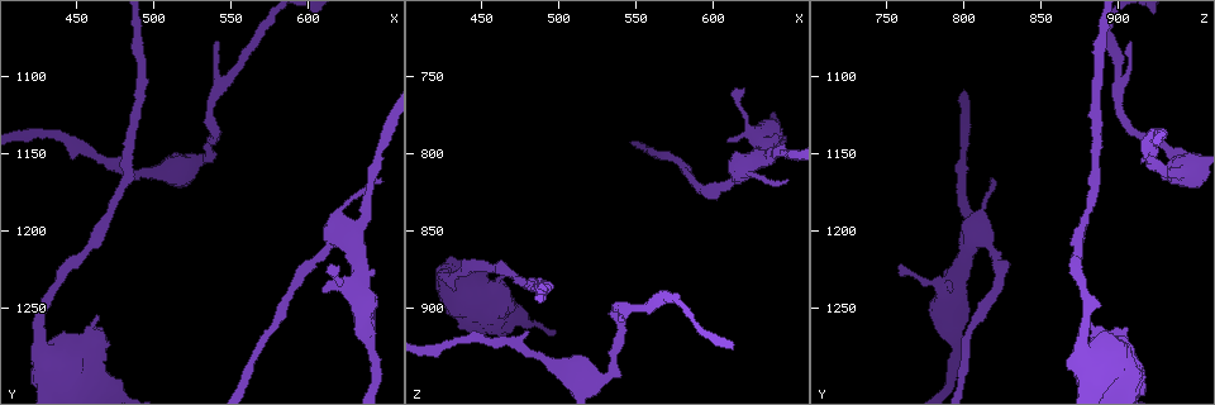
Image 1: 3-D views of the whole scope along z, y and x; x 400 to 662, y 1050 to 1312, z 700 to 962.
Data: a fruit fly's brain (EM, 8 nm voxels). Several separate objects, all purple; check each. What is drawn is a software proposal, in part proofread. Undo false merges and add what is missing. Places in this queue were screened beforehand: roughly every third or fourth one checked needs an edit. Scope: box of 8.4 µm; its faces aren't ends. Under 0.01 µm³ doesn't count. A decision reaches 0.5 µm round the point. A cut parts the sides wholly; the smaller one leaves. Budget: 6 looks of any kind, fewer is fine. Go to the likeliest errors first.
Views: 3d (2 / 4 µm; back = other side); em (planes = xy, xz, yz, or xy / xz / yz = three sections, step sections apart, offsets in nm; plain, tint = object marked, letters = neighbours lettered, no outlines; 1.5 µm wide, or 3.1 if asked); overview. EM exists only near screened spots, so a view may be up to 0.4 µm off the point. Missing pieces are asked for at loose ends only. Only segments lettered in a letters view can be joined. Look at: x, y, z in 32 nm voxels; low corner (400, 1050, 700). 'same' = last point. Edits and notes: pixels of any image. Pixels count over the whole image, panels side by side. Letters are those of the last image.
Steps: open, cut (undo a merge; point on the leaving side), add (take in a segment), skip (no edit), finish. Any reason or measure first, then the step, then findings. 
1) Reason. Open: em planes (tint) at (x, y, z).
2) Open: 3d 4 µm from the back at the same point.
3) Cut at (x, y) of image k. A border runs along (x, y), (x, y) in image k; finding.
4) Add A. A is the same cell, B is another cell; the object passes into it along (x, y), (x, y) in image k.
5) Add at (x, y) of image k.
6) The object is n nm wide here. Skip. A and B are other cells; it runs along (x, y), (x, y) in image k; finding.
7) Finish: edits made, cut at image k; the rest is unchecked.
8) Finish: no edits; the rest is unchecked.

Branch stops here. Open: em planes (letters) at (610, 1236, 790).

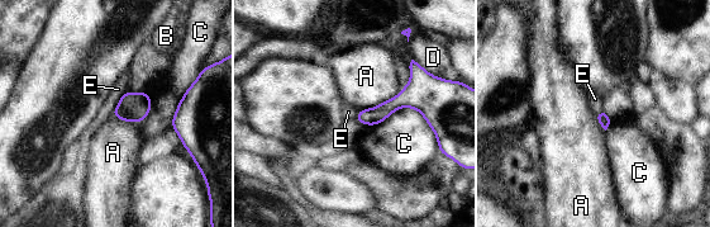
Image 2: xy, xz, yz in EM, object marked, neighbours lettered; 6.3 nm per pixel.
The longest contact is with C, 460 nm. Skip. A, B, C, D and E are other cells; it runs along (417, 70), (399, 102), (358, 117) in image 2; no lettered segment goes on from it.

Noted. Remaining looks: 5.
Open: 3d 4 µm from the back at (462, 1264, 906).

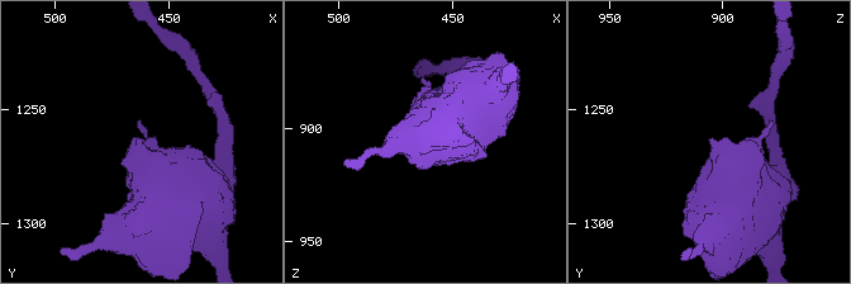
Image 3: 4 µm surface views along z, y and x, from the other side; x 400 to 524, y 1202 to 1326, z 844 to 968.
Open: em planes (letters) at (463, 1264, 907).

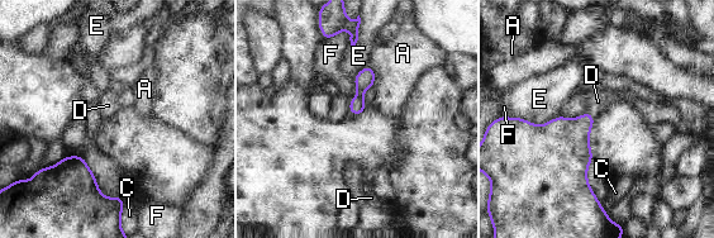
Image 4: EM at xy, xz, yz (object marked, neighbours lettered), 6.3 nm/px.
Add D. D is the same cell, A, C, E and F are other cells; the object passes into it along (563, 143), (590, 114), (598, 101) in image 4; it goes on there.

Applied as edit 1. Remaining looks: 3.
Finish: edits made, add at image 4; the rest is unchecked.

